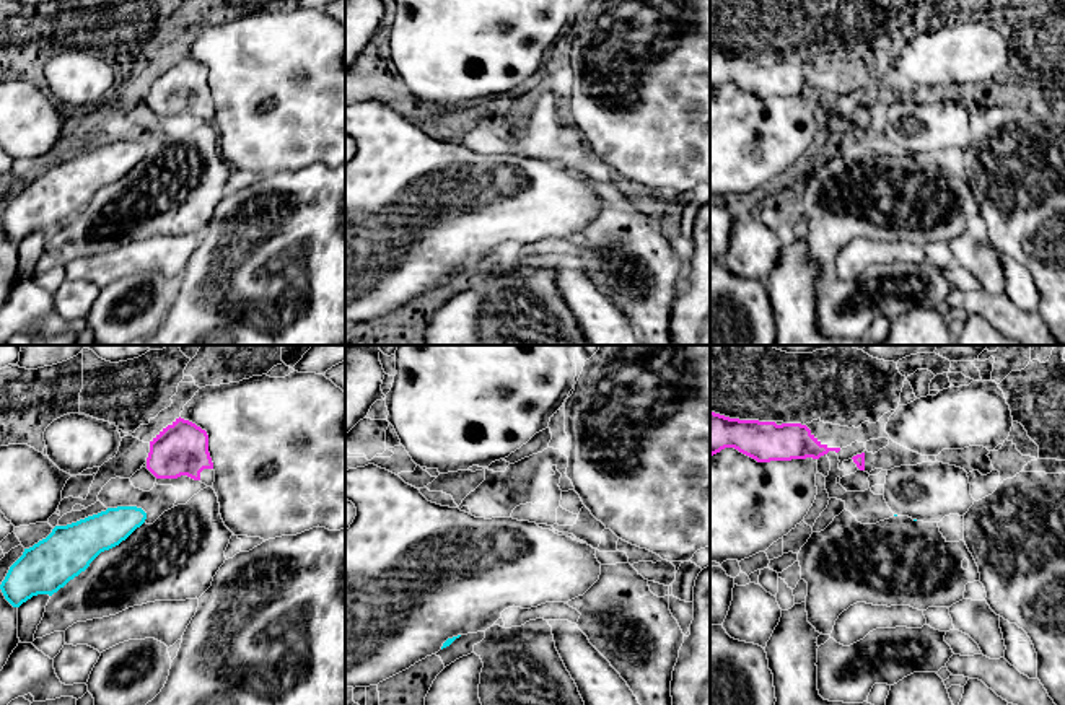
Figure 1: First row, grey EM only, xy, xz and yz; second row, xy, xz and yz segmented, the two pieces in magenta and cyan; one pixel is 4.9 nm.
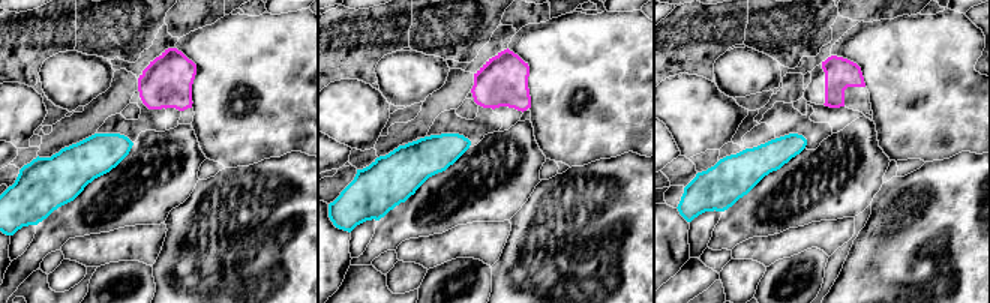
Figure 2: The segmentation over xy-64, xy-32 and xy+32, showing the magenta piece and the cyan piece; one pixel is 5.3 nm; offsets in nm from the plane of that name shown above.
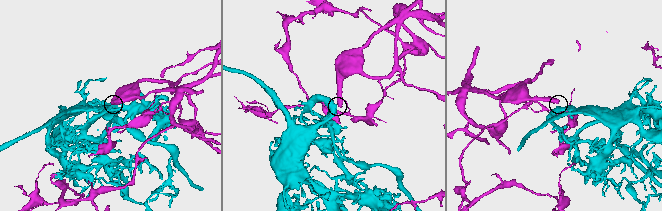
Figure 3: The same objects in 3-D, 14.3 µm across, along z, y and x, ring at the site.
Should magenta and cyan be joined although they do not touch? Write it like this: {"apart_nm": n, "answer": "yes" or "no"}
{"apart_nm": 170, "answer": "no"}

